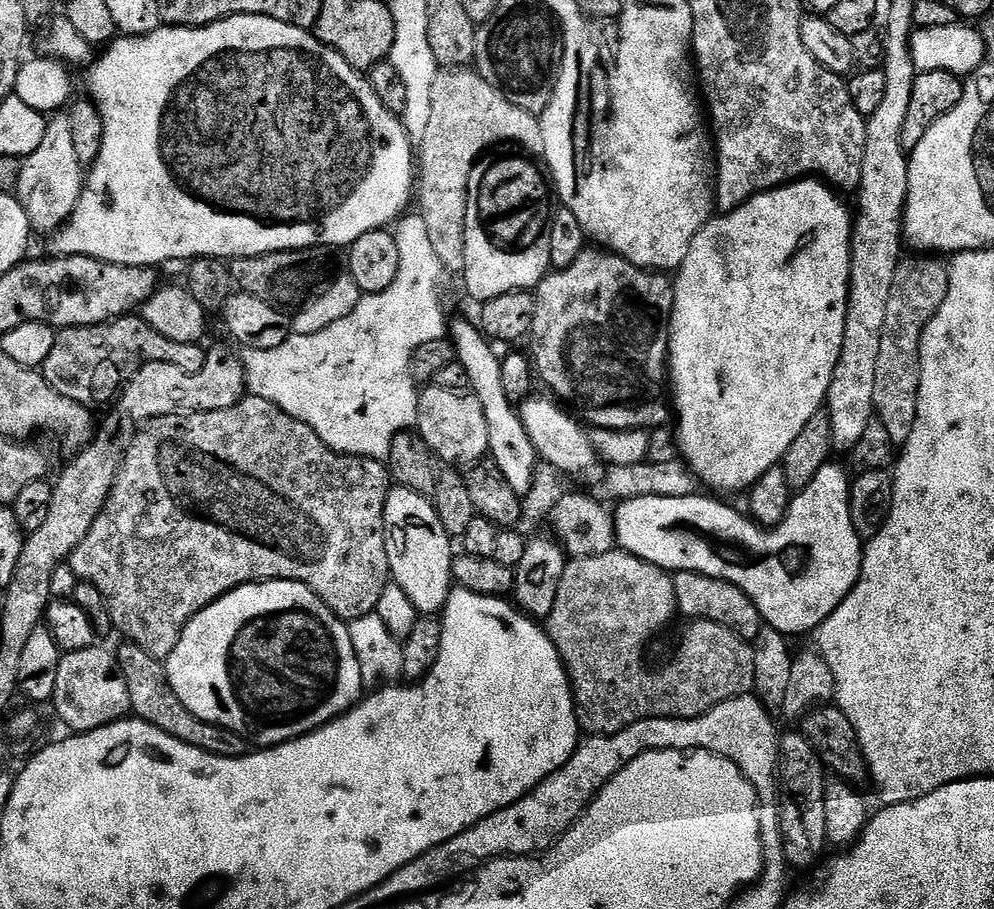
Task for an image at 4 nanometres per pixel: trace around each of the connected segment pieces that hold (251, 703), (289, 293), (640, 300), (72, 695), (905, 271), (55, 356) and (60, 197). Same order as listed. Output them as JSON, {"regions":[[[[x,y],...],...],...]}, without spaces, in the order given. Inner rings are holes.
{"regions":[[[[266,580],[255,584],[244,584],[225,594],[221,600],[215,600],[209,608],[200,611],[184,628],[183,634],[178,638],[178,646],[174,646],[174,650],[168,656],[166,671],[174,694],[178,694],[178,698],[182,698],[184,705],[198,718],[234,730],[239,736],[249,741],[257,740],[257,745],[260,746],[285,744],[287,740],[297,740],[308,732],[315,732],[343,712],[356,707],[365,691],[362,674],[358,670],[358,658],[354,658],[354,646],[350,646],[347,623],[338,619],[305,584],[299,584],[293,580]]],[[[331,247],[291,248],[285,252],[267,252],[261,256],[242,256],[231,261],[232,282],[239,291],[254,294],[275,308],[292,314],[297,308],[305,308],[314,298],[322,298],[330,286],[334,286],[338,269]]],[[[586,250],[570,266],[559,270],[549,271],[544,280],[534,289],[536,309],[534,310],[534,326],[530,333],[532,349],[530,355],[534,371],[544,384],[549,388],[551,395],[557,401],[563,402],[585,425],[592,424],[593,429],[605,428],[619,432],[639,432],[651,430],[667,425],[670,420],[670,357],[668,354],[668,340],[672,336],[672,307],[674,306],[674,284],[665,273],[647,268],[624,260],[615,252],[607,250]]],[[[100,647],[65,652],[58,662],[58,679],[50,704],[56,707],[69,733],[93,732],[125,719],[132,712],[130,690],[126,690],[126,678],[116,660],[116,653]]],[[[908,254],[894,270],[894,283],[890,285],[890,299],[886,306],[886,319],[882,325],[882,343],[878,349],[878,367],[874,374],[875,419],[886,426],[890,442],[903,446],[914,430],[918,418],[918,390],[920,389],[920,347],[926,326],[946,302],[948,264],[928,254]]],[[[136,314],[109,320],[107,324],[95,324],[89,328],[61,328],[56,333],[54,350],[42,366],[46,382],[58,394],[70,398],[79,404],[97,406],[115,401],[125,383],[134,378],[134,374],[144,364],[150,362],[170,362],[187,372],[202,370],[205,349],[200,344],[170,342],[162,338],[143,318]]],[[[56,114],[48,120],[42,143],[38,145],[38,150],[34,150],[34,154],[23,157],[19,172],[14,195],[22,210],[26,210],[29,229],[33,233],[59,232],[72,219],[86,179],[85,165],[78,162],[78,154],[74,150],[74,138],[67,114]]]]}

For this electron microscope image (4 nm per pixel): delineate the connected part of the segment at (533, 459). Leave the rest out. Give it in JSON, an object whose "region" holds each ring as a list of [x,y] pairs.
{"region":[[[468,320],[451,321],[450,336],[456,345],[456,359],[462,366],[466,366],[468,388],[472,395],[478,398],[478,402],[482,402],[482,410],[486,410],[486,430],[490,430],[488,450],[491,459],[495,460],[498,470],[502,470],[504,481],[524,498],[532,488],[538,457],[522,426],[519,411],[512,405],[510,398],[506,398],[506,389],[502,386],[501,357],[496,356],[495,350],[492,349],[495,347],[483,331],[473,321],[472,324]]]}

